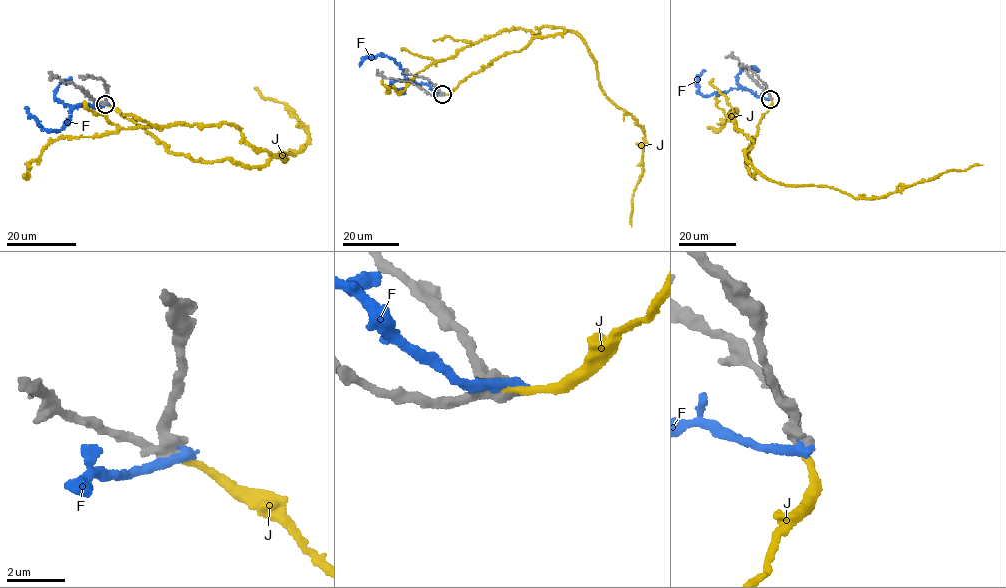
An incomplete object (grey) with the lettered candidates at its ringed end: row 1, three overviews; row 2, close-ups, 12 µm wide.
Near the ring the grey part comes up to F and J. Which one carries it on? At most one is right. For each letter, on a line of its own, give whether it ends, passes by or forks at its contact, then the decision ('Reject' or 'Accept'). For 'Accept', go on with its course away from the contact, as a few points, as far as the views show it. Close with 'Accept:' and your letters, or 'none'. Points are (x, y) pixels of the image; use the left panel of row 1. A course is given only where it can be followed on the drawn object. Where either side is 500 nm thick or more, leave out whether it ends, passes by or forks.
F: It ends there. Reject
J: It ends there. Accept. Its course: (106, 104), (195, 160), (249, 167), (270, 156), (227, 123), (144, 125), (62, 136), (24, 175)
Accept: J

